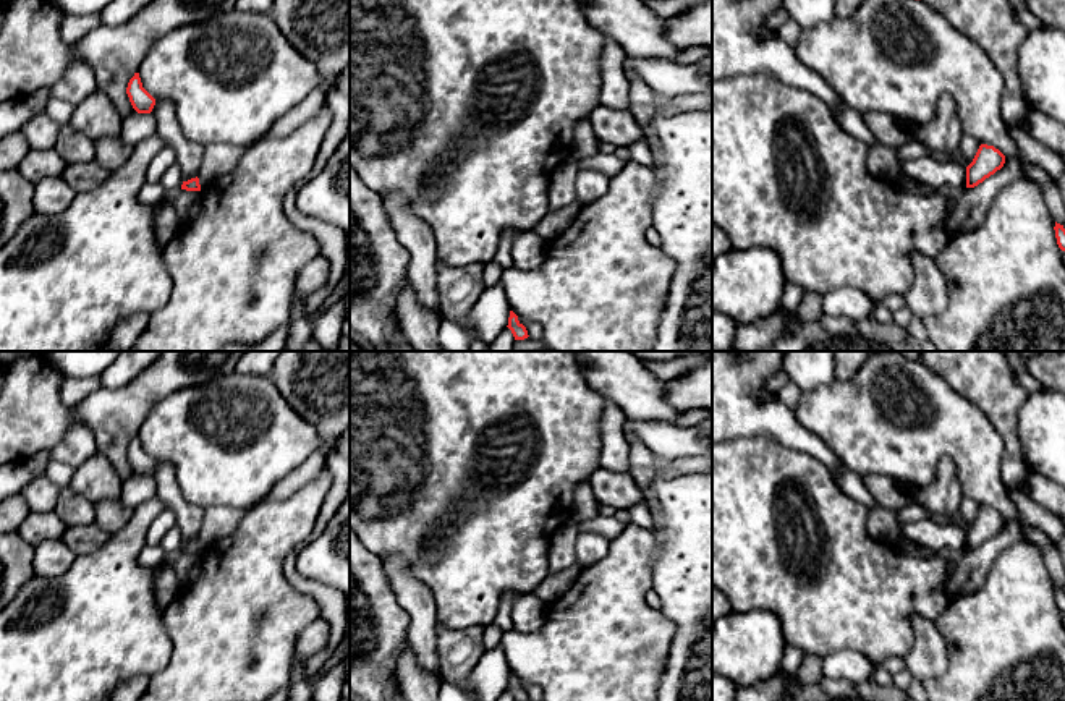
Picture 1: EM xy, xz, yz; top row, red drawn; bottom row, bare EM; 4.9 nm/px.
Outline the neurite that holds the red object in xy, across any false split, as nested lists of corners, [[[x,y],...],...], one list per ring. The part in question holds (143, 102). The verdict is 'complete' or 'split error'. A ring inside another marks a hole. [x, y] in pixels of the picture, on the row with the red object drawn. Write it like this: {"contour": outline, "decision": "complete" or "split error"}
{"contour": [[[134,73],[134,76],[129,79],[126,94],[129,97],[133,108],[138,113],[151,113],[152,112],[152,108],[155,105],[155,99],[142,87],[139,73]]], "decision": "complete"}

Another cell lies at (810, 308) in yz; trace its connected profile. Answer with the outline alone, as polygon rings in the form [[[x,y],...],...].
[[[804,293],[795,317],[803,321],[803,322],[809,322],[809,321],[816,321],[819,316],[824,314],[822,309],[822,298],[819,293]]]

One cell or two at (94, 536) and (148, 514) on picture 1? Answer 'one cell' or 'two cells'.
two cells

